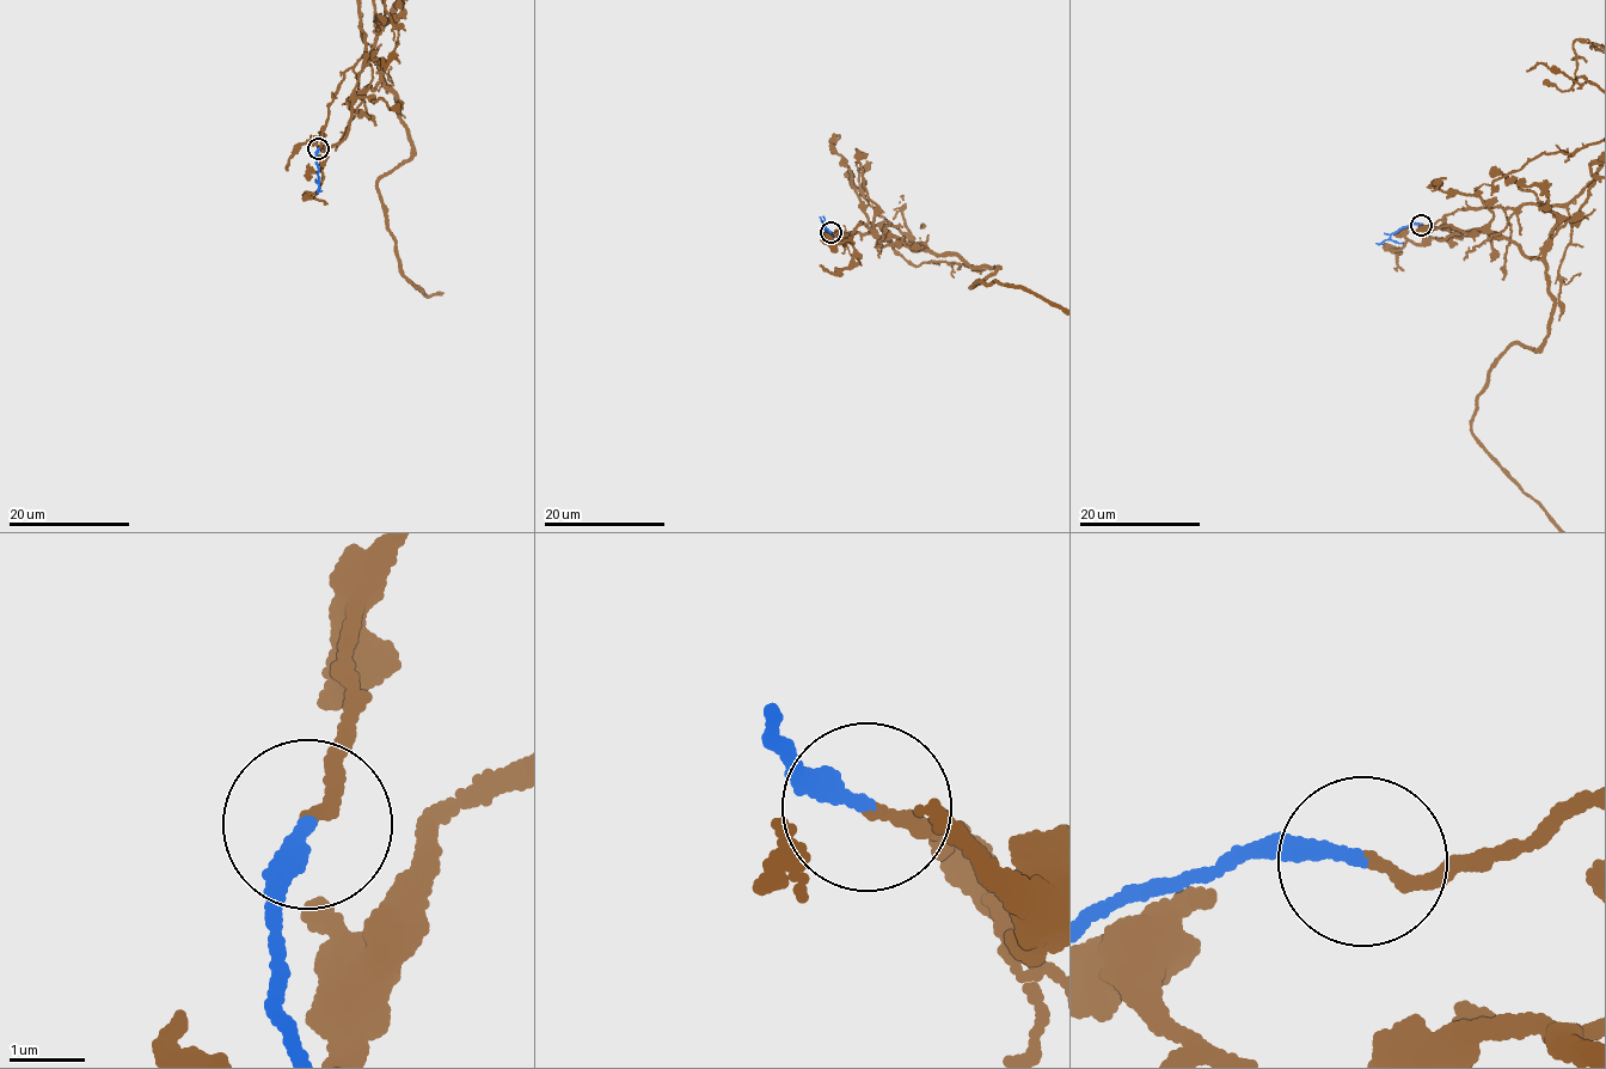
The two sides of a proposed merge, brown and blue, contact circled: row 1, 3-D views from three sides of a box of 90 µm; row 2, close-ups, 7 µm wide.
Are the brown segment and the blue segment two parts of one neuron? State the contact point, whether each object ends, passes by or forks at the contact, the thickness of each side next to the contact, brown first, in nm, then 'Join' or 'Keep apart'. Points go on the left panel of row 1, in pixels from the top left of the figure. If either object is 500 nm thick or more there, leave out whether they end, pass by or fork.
Place: (318, 148). At the ring brown ends. At the ring blue ends. Thickness 160 nm (brown) against 240 nm. Join

